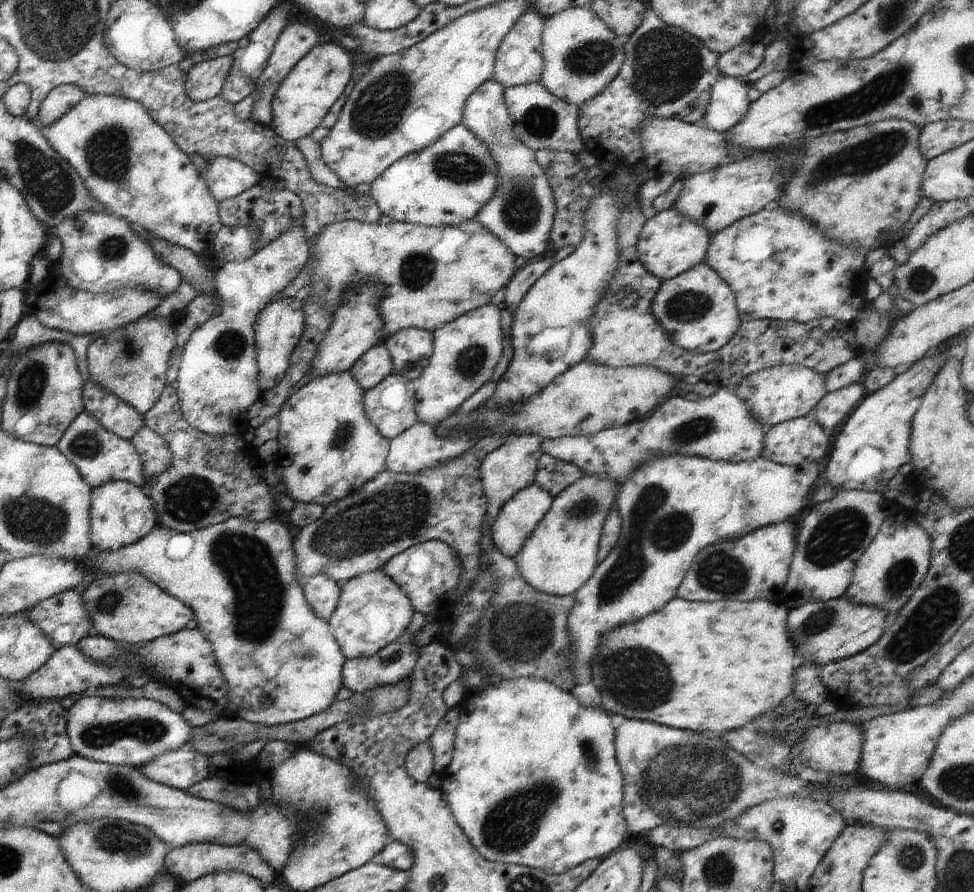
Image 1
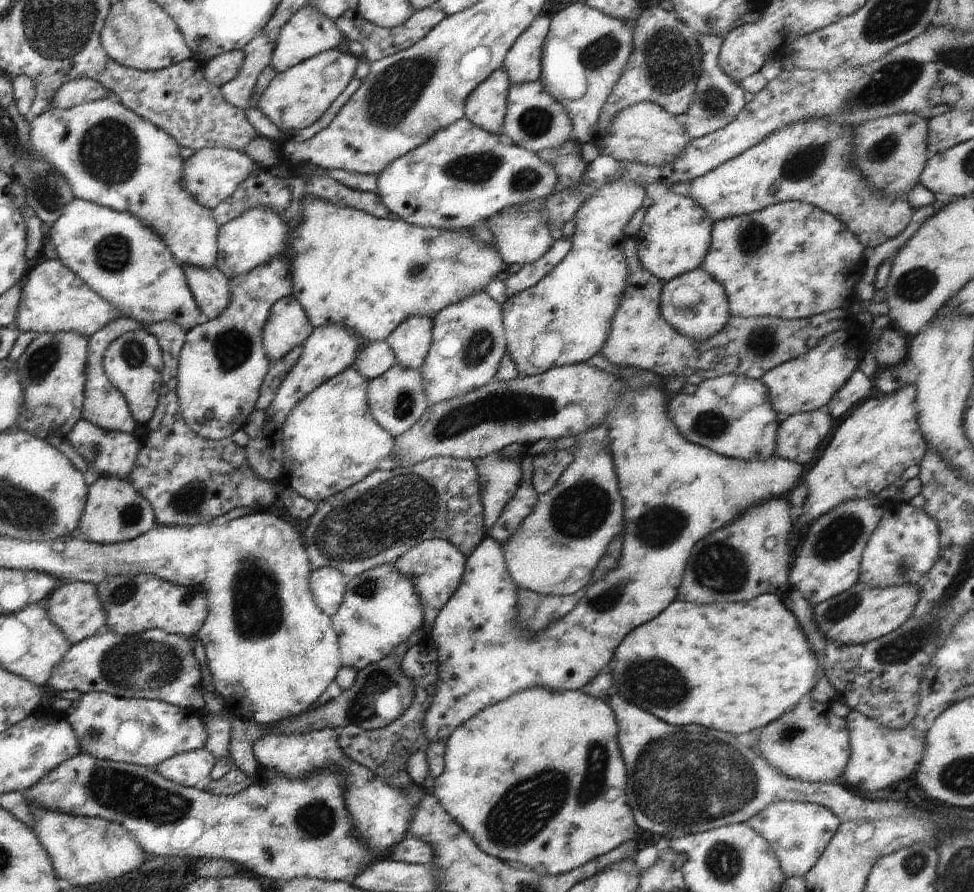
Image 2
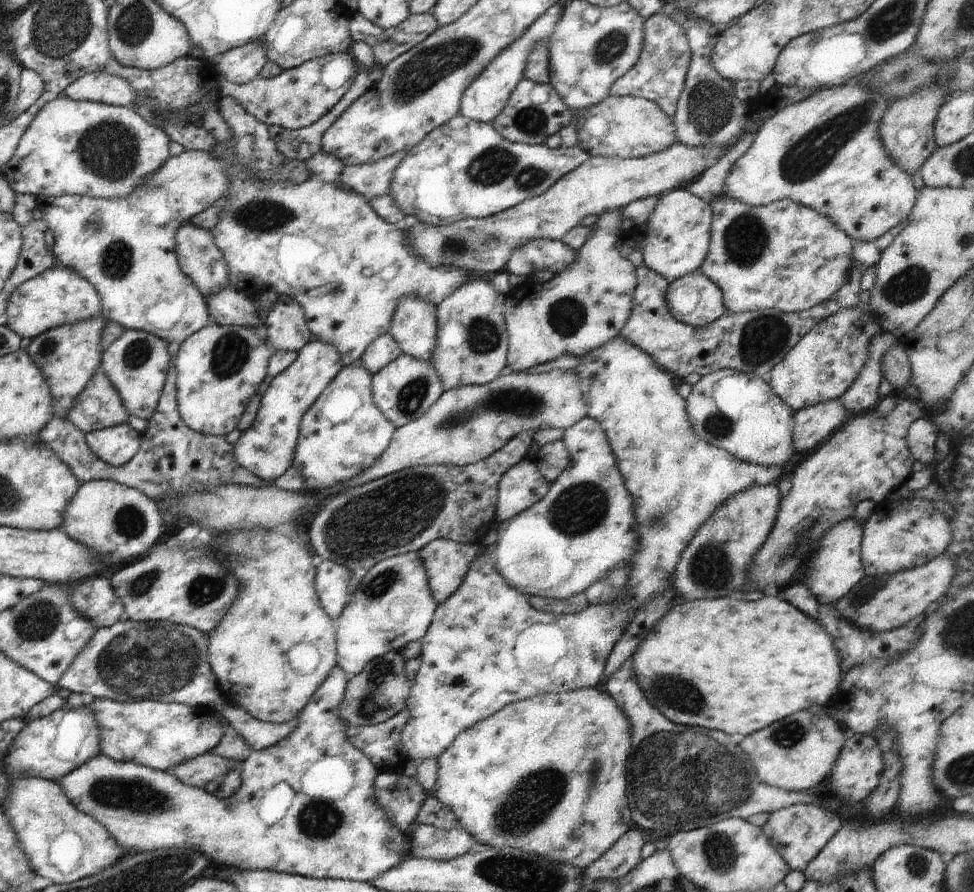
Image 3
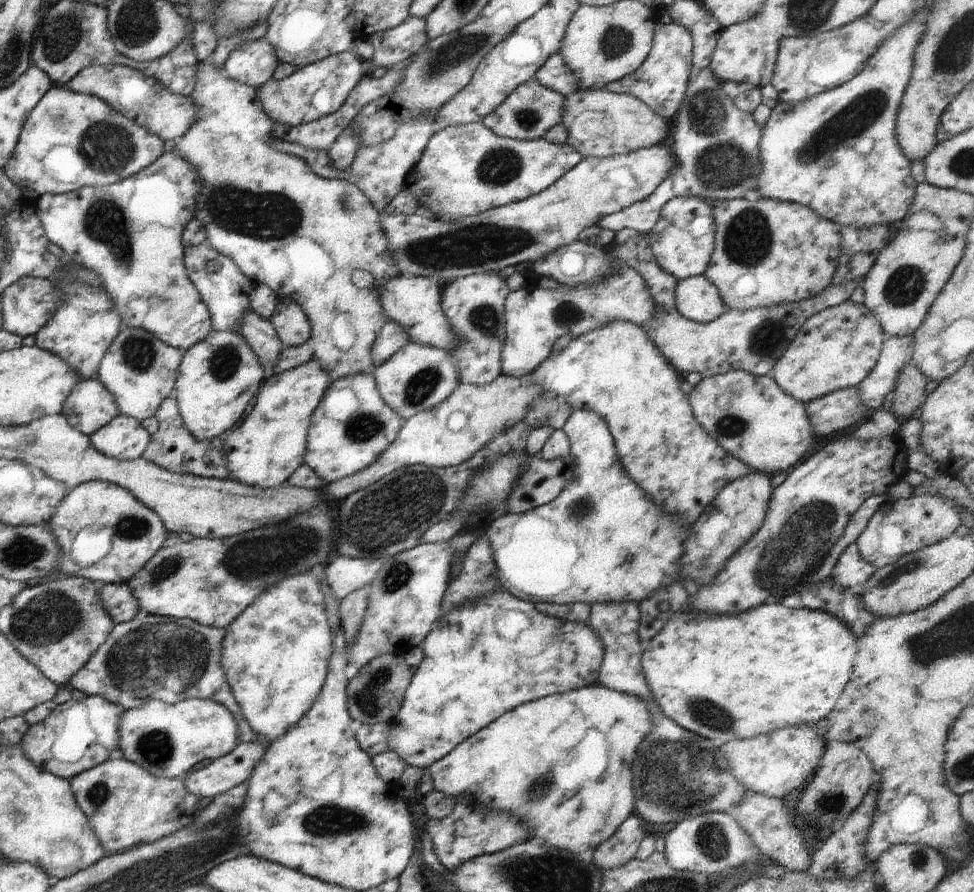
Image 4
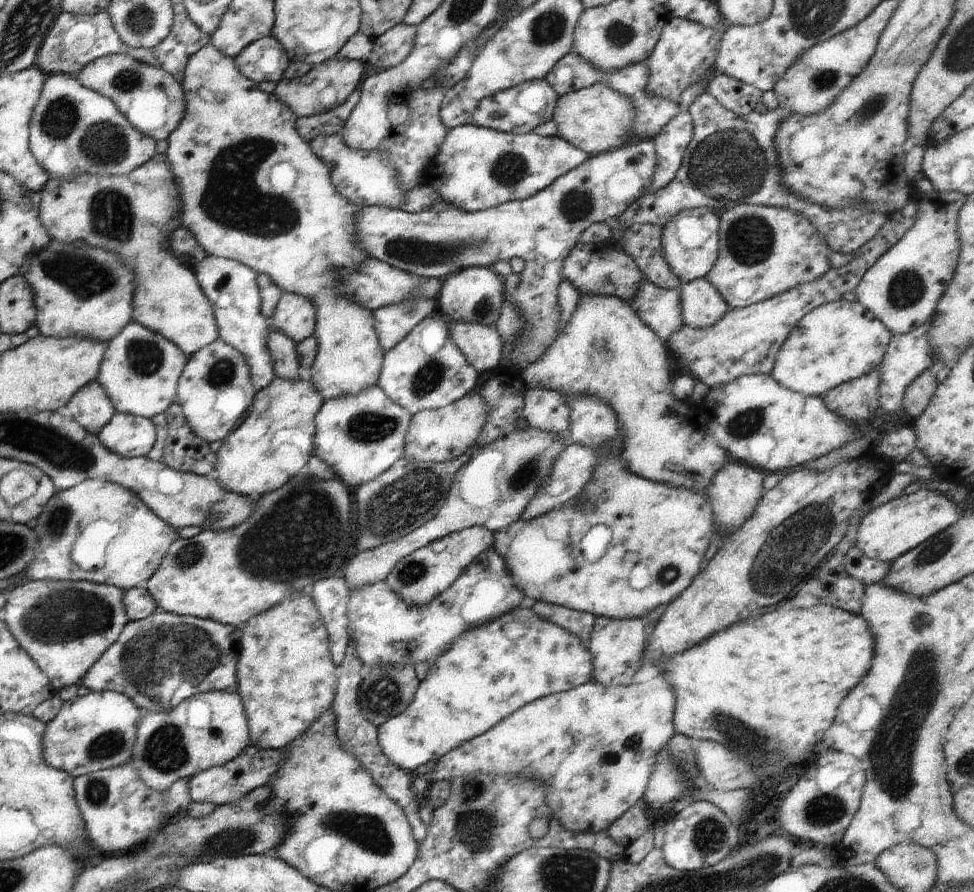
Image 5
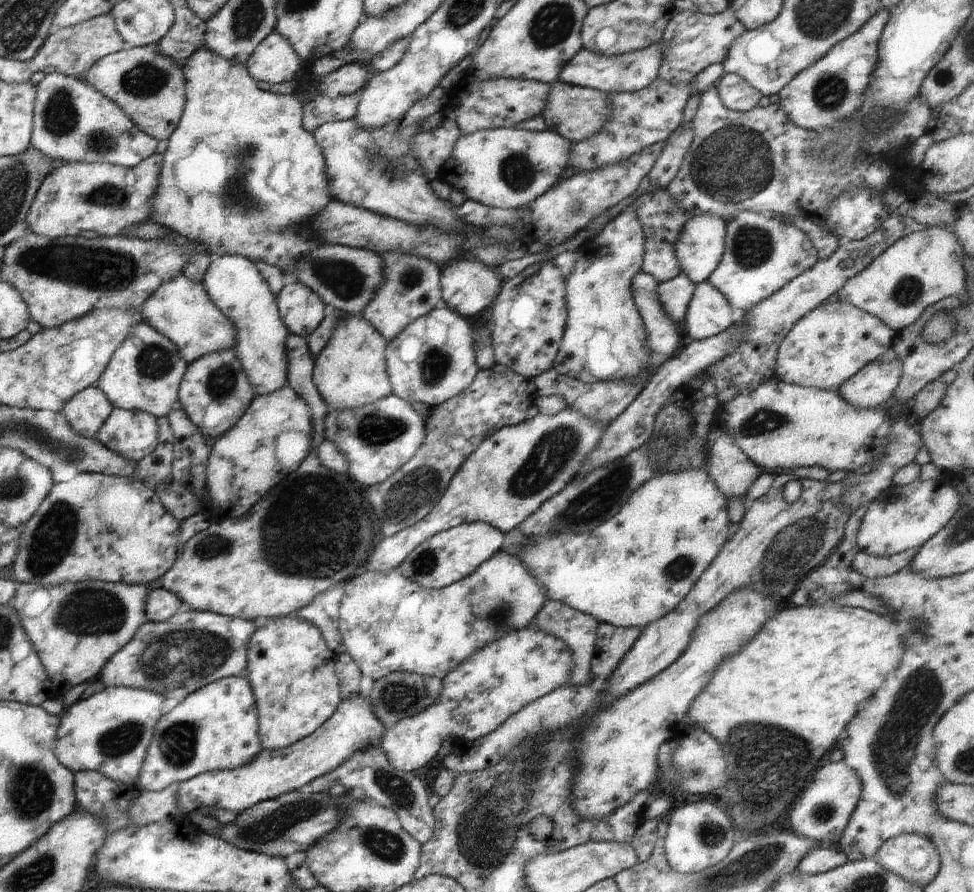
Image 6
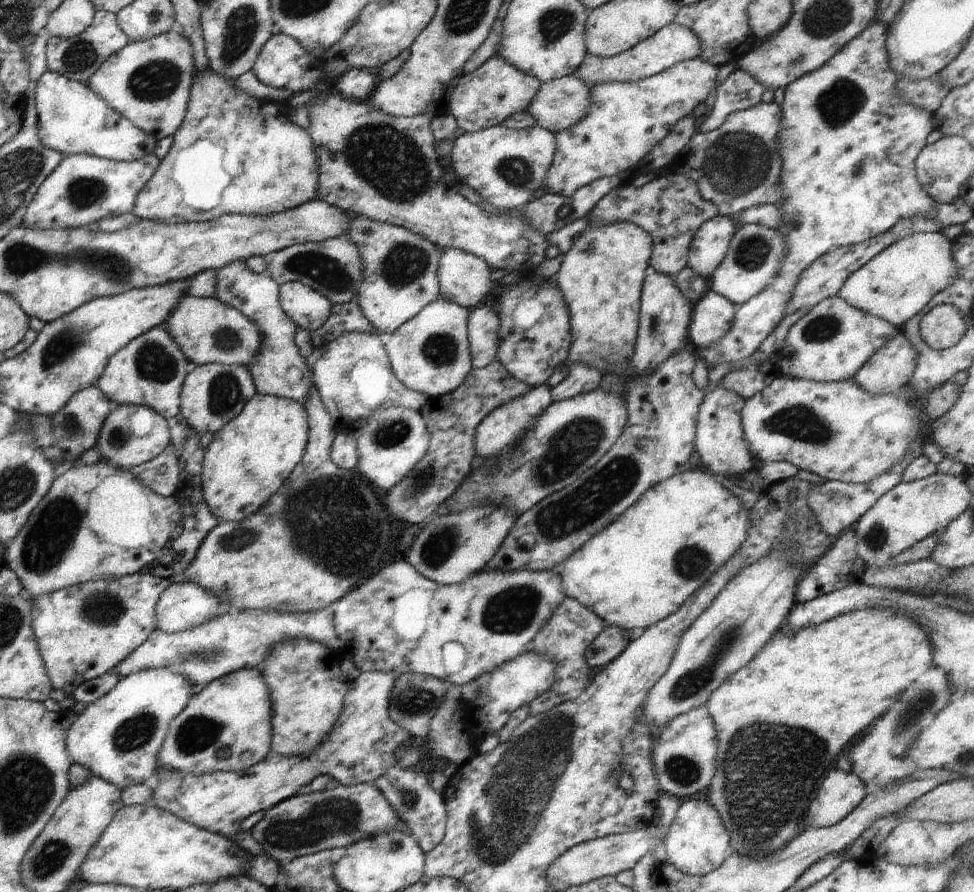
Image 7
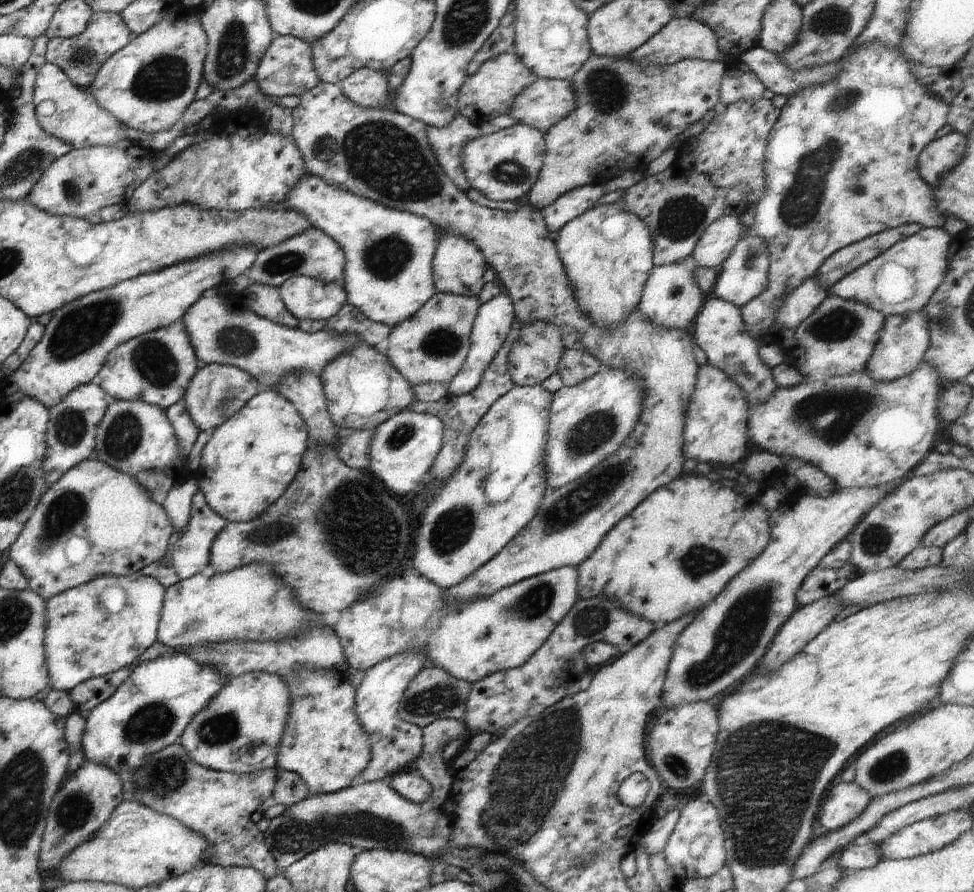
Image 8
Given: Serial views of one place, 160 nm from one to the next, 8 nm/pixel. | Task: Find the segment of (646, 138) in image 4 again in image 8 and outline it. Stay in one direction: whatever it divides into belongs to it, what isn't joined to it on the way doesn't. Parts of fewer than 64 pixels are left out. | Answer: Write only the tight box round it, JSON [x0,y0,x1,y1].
[505,78,576,133]

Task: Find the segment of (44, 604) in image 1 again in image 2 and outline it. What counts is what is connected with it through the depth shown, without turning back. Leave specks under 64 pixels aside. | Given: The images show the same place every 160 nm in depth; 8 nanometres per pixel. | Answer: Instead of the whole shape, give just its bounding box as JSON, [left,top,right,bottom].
[46,581,106,644]

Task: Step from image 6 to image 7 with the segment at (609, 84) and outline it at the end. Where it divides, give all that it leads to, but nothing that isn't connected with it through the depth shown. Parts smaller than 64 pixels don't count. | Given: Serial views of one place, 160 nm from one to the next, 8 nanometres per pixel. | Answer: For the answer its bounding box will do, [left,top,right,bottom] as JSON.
[577,23,702,88]

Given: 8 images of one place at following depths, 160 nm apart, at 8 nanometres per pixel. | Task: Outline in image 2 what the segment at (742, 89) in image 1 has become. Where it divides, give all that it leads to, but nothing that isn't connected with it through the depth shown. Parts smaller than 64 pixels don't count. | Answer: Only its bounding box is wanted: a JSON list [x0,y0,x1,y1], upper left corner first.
[676,34,745,138]

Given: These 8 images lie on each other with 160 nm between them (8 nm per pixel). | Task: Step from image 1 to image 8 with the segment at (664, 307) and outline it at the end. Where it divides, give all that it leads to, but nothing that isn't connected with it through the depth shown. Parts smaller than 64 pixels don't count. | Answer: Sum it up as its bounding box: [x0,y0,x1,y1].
[691,296,778,406]

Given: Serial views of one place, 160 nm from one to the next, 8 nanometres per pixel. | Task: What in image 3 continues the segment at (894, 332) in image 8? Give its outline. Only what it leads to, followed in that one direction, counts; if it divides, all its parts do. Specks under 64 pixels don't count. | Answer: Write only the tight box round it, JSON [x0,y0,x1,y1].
[792,398,852,454]

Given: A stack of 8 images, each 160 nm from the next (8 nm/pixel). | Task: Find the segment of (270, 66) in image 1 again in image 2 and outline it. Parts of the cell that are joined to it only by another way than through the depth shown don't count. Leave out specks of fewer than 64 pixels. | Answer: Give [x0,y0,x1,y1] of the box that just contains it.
[270,4,344,73]

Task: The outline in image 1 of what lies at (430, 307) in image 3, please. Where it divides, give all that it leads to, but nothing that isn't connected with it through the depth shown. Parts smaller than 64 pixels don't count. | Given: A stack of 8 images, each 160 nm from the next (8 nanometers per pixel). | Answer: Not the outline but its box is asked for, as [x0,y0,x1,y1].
[386,328,433,381]

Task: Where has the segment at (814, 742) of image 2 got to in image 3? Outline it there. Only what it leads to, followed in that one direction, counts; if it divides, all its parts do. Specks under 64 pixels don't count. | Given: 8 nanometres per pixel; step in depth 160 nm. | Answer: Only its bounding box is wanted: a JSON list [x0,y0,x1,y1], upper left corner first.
[739,706,846,792]

